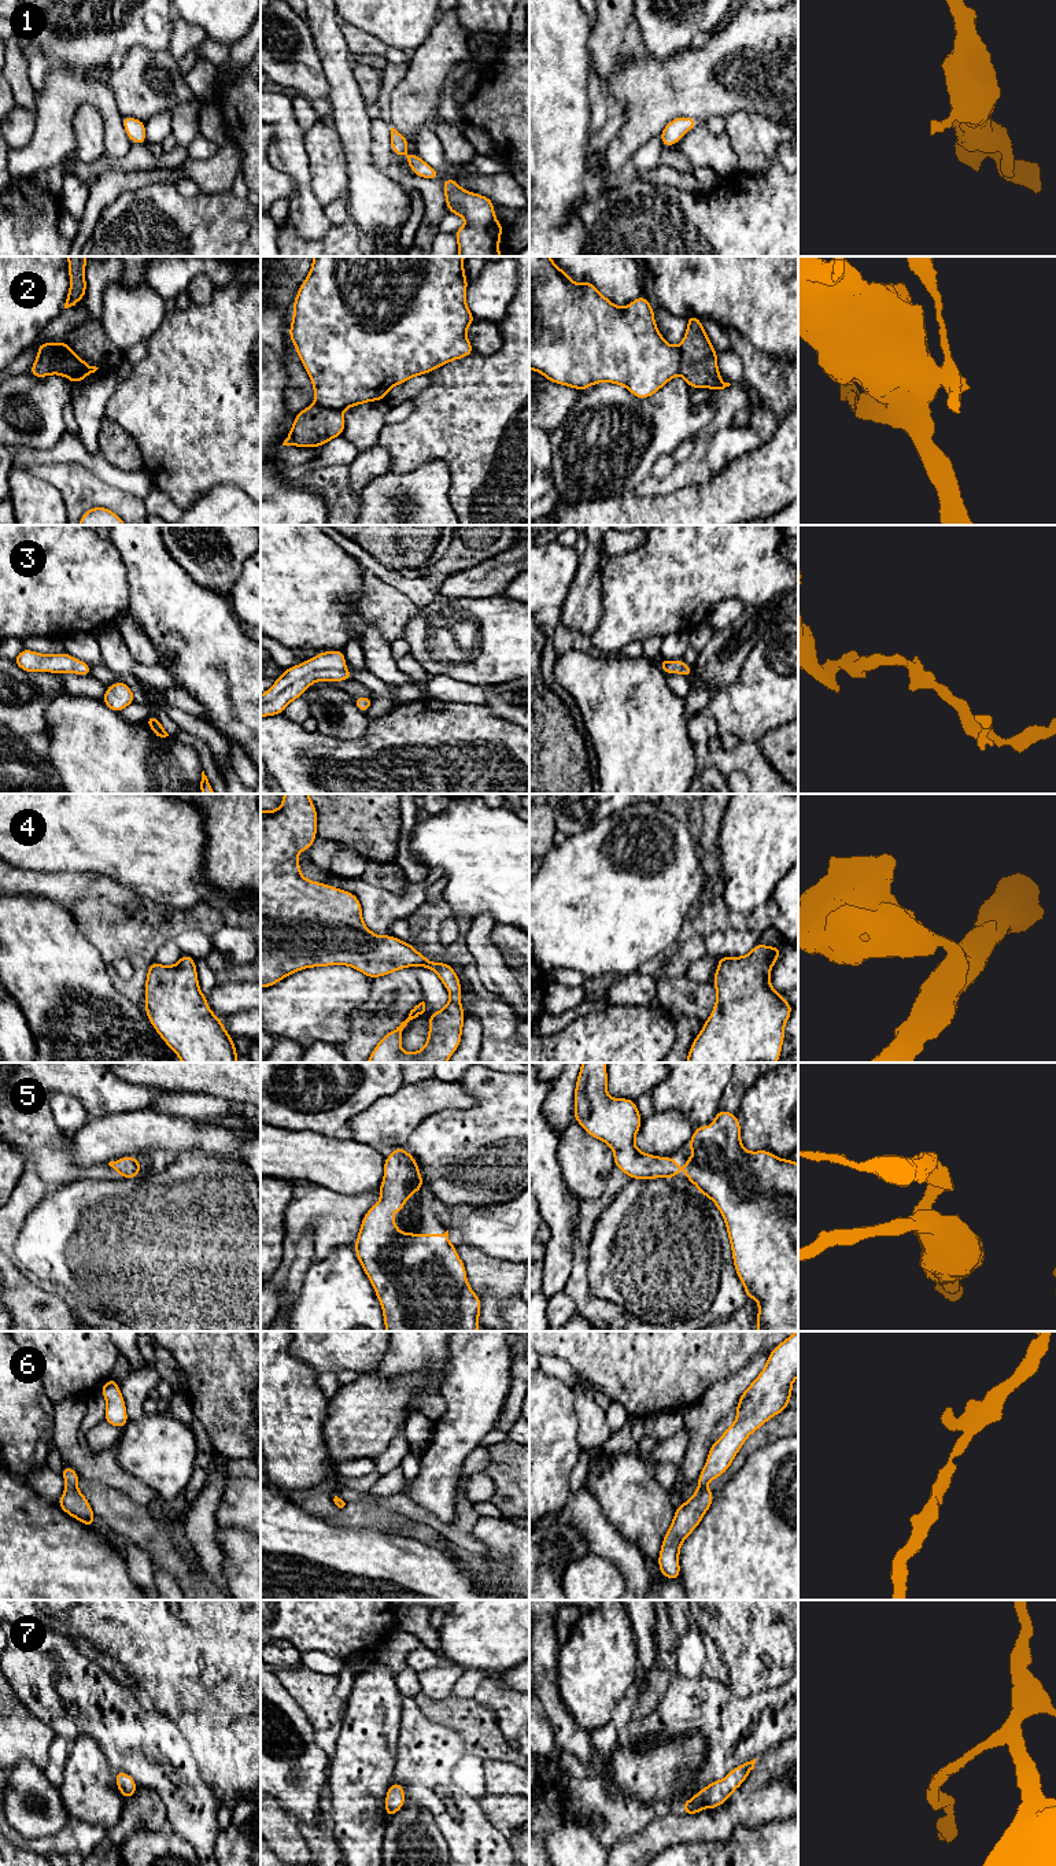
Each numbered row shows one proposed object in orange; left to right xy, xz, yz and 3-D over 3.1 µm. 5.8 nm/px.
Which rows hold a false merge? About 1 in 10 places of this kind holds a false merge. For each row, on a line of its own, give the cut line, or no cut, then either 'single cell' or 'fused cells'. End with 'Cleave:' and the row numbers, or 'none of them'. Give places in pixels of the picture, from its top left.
1: no cut; single cell
2: cut in xy along (67, 346), (61, 353), (62, 374); fused cells
3: no cut; single cell
4: no cut; single cell
5: no cut; single cell
6: no cut; single cell
7: no cut; single cell
Cleave: 2

